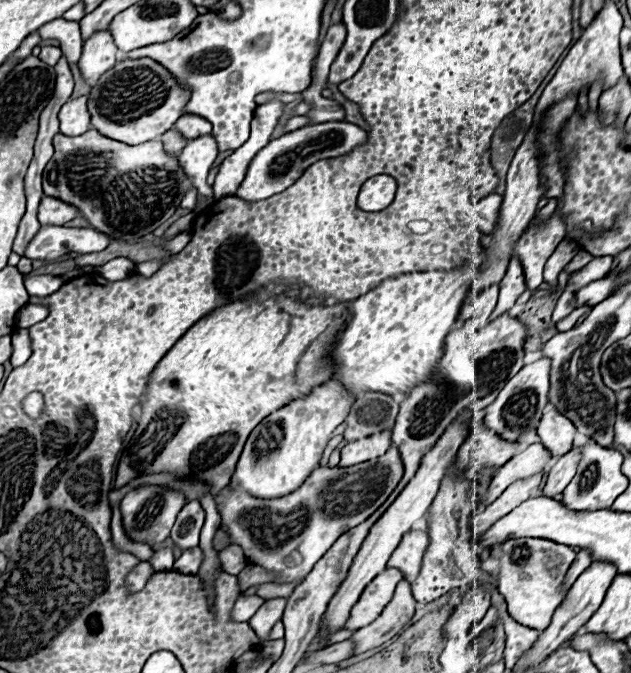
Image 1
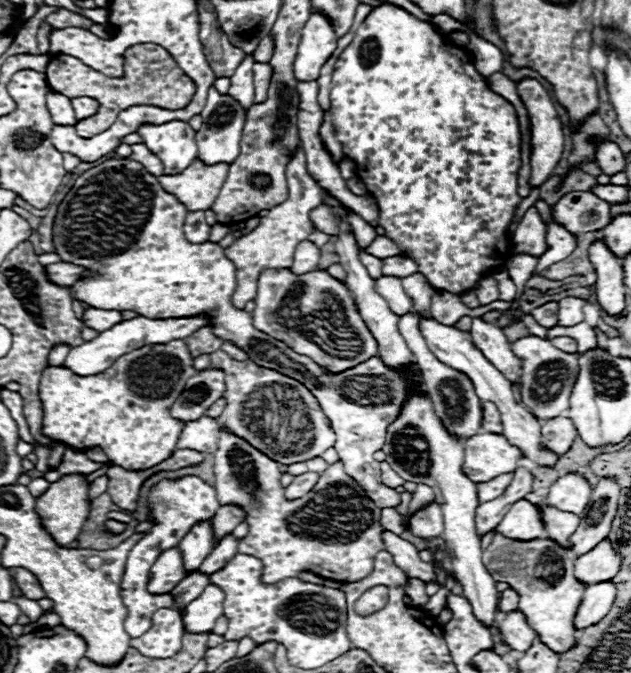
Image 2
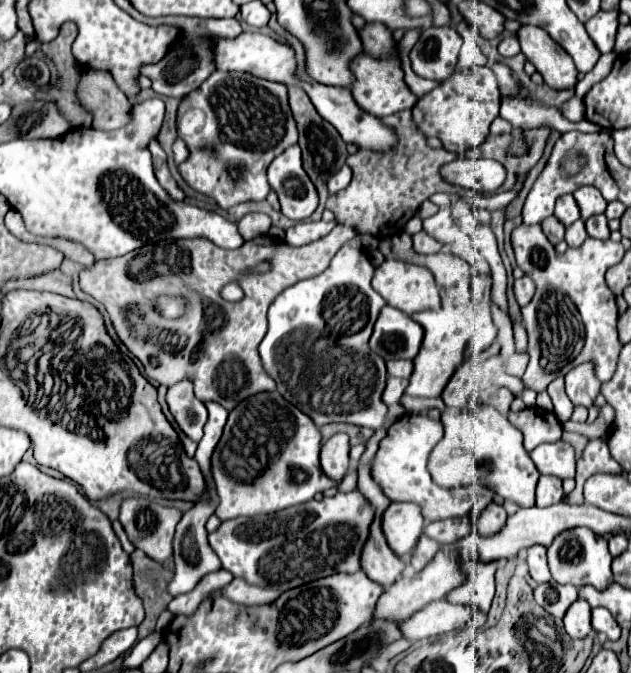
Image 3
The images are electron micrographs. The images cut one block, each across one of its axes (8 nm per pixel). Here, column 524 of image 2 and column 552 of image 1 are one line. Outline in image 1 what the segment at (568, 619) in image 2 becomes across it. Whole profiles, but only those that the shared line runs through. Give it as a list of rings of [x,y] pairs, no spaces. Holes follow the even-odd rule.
[[[508,540],[496,552],[492,552],[492,556],[500,560],[500,568],[496,570],[498,592],[506,598],[508,614],[522,626],[540,632],[546,630],[552,614],[566,598],[568,590],[562,584],[576,552],[550,540]]]

